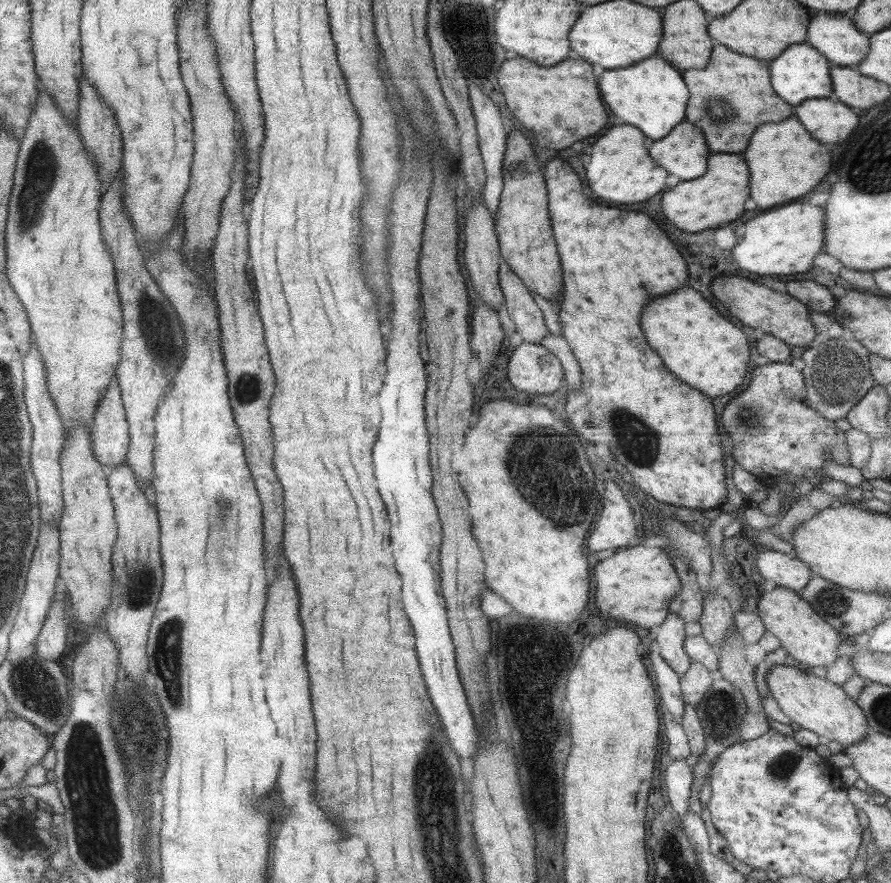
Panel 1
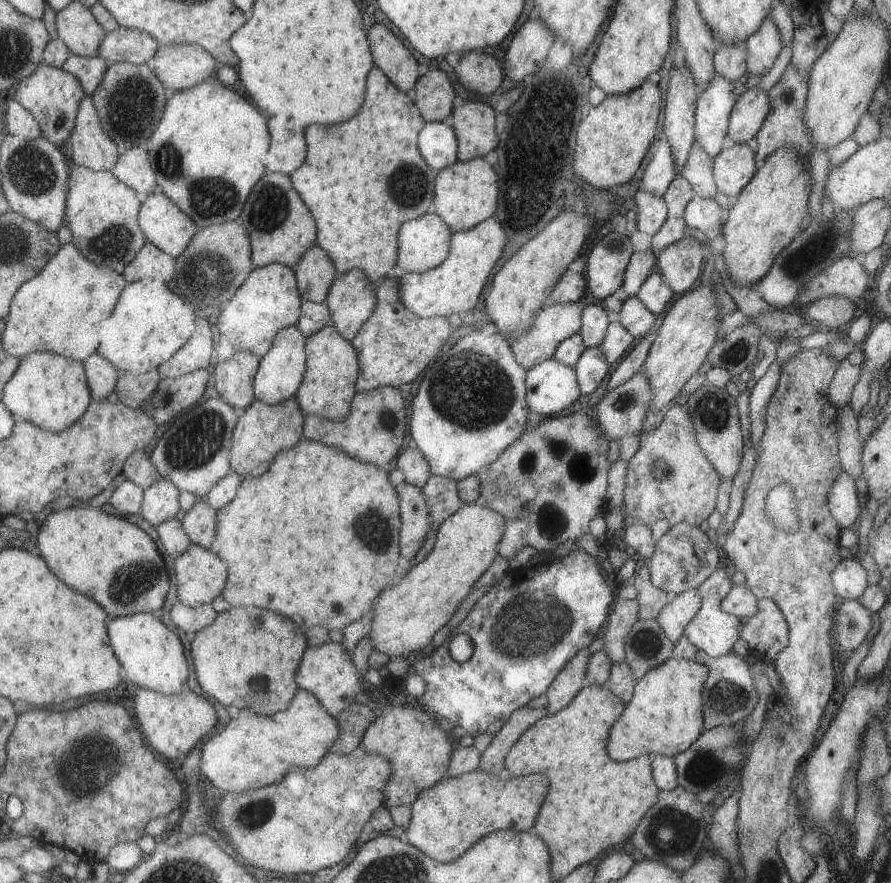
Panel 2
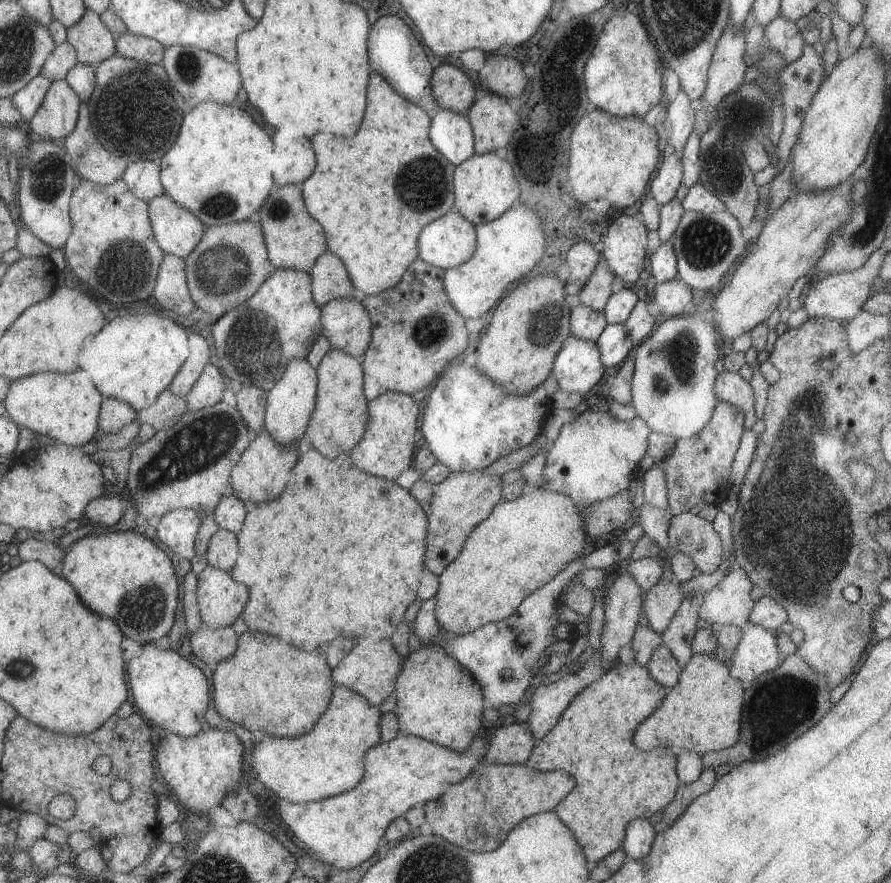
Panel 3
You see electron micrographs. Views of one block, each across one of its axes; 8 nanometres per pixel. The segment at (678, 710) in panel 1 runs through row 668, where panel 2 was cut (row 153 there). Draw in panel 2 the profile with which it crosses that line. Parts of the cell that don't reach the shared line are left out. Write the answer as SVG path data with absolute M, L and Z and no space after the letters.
M657 122L659 126L659 138L651 149L651 160L649 160L643 176L641 176L640 189L647 190L649 194L662 198L667 191L669 184L675 177L675 166L673 166L673 158L671 158L671 150L665 142L661 126L663 122Z

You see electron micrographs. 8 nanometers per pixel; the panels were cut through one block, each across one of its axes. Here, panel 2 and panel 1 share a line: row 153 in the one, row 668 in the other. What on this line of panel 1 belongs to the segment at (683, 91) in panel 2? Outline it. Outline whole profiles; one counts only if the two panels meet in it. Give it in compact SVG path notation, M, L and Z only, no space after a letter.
M669 612L667 618L659 624L655 639L662 660L677 674L688 672L692 661L683 648L685 640L684 620L681 616Z

